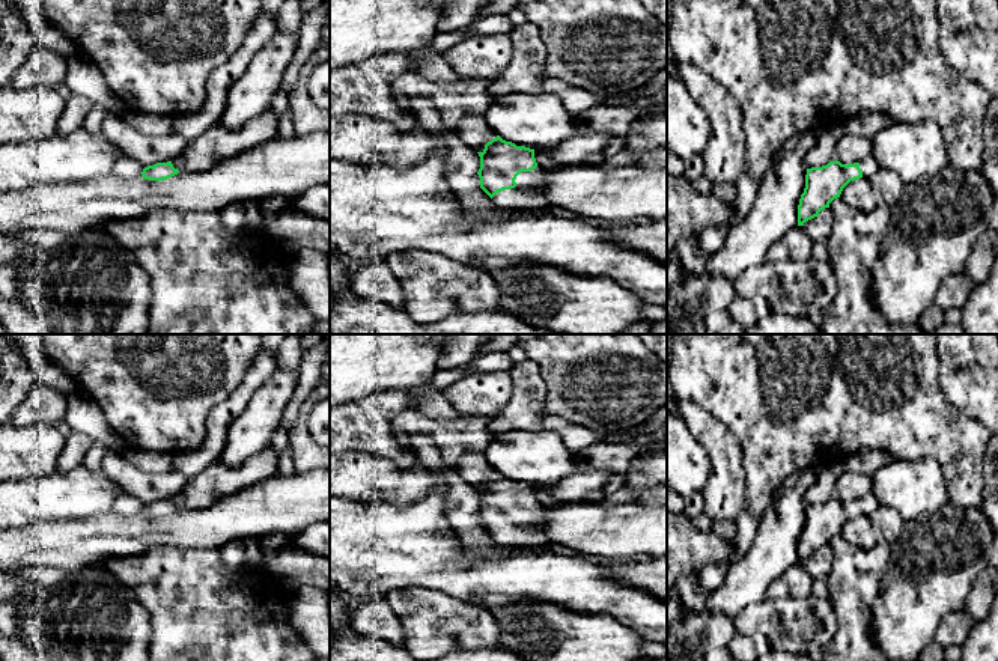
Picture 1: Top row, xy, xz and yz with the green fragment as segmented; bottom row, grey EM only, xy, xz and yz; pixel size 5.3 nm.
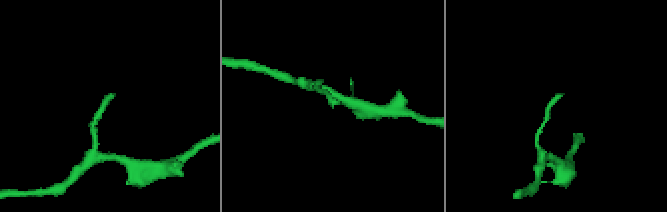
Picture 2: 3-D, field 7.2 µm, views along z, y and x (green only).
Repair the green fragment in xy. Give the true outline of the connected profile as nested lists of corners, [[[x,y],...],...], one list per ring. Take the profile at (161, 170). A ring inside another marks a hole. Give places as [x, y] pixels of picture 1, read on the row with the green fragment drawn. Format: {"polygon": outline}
{"polygon": [[[271,108],[248,120],[236,133],[223,128],[217,122],[197,139],[187,142],[179,158],[145,167],[141,178],[163,181],[182,173],[185,169],[191,172],[208,170],[218,161],[277,137],[278,119],[280,114]]]}

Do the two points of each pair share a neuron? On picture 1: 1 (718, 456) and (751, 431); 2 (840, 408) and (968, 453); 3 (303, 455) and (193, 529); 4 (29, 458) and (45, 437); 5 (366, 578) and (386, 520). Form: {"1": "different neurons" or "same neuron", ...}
{"1": "different neurons", "2": "same neuron", "3": "different neurons", "4": "same neuron", "5": "same neuron"}

